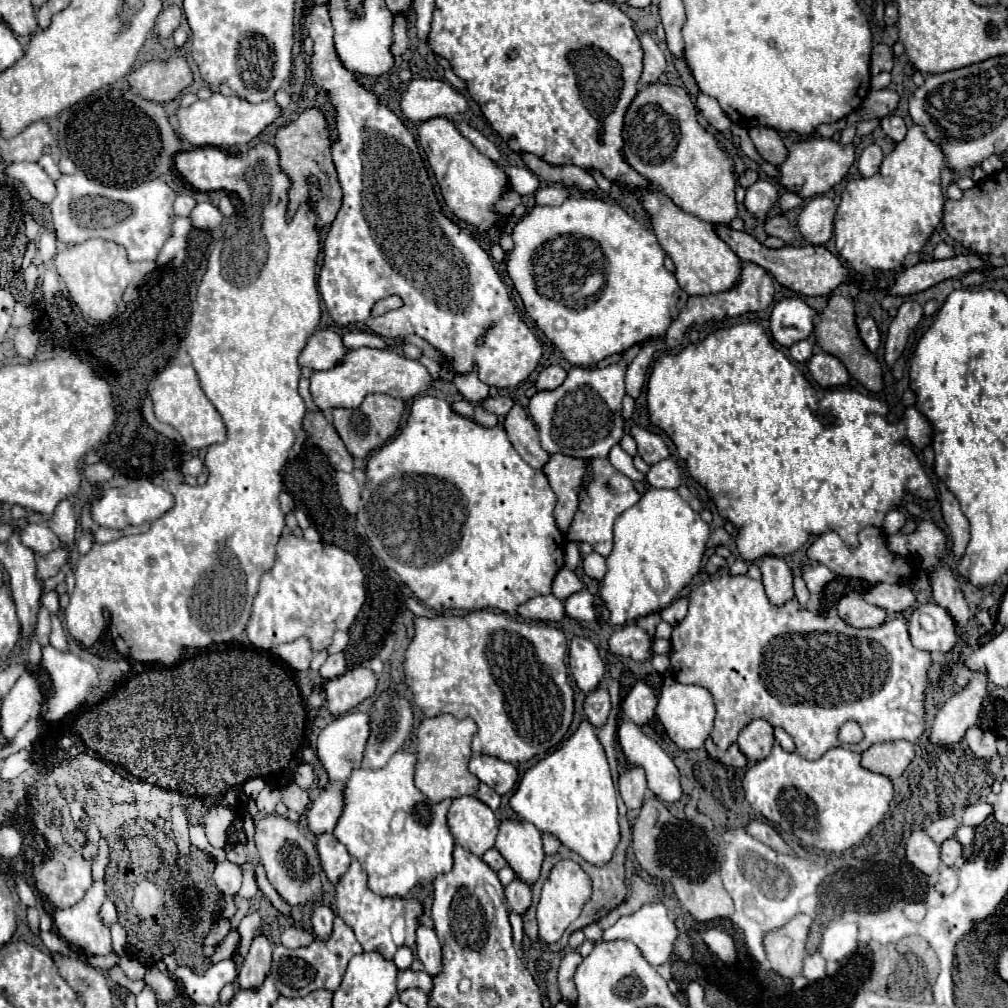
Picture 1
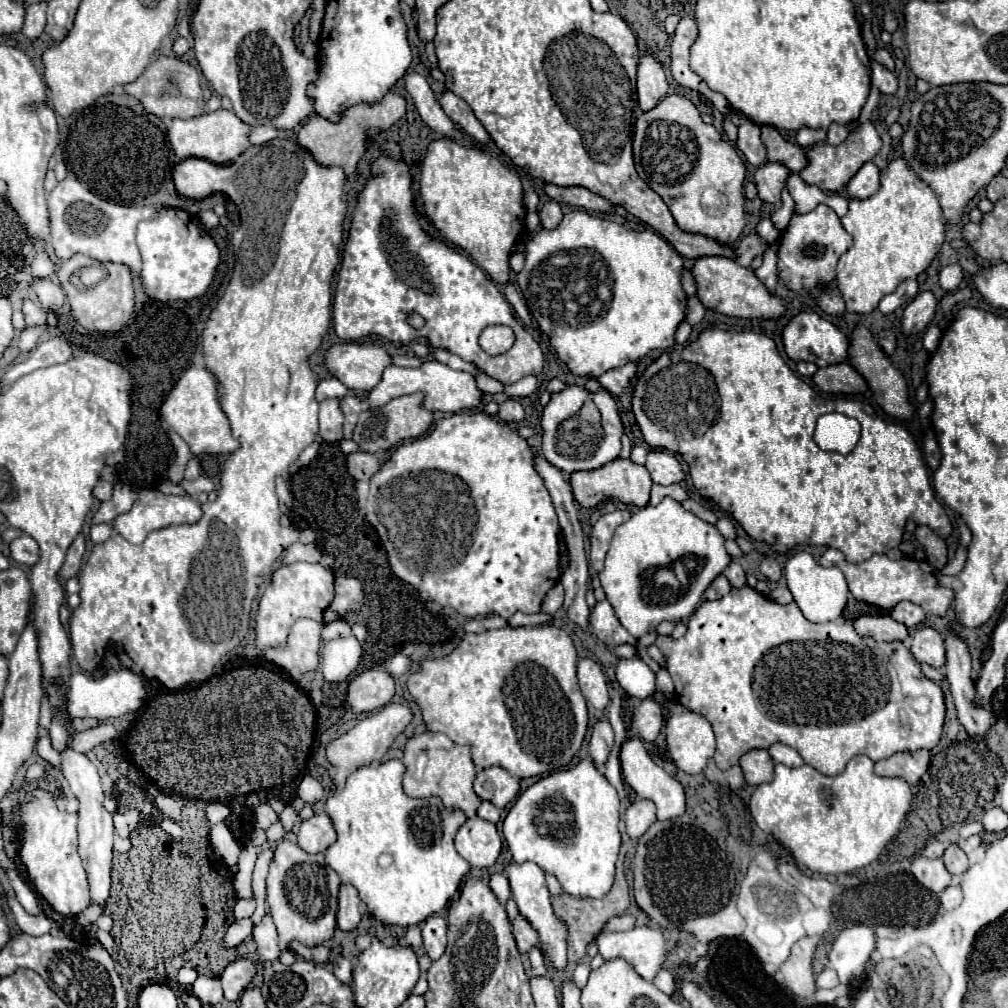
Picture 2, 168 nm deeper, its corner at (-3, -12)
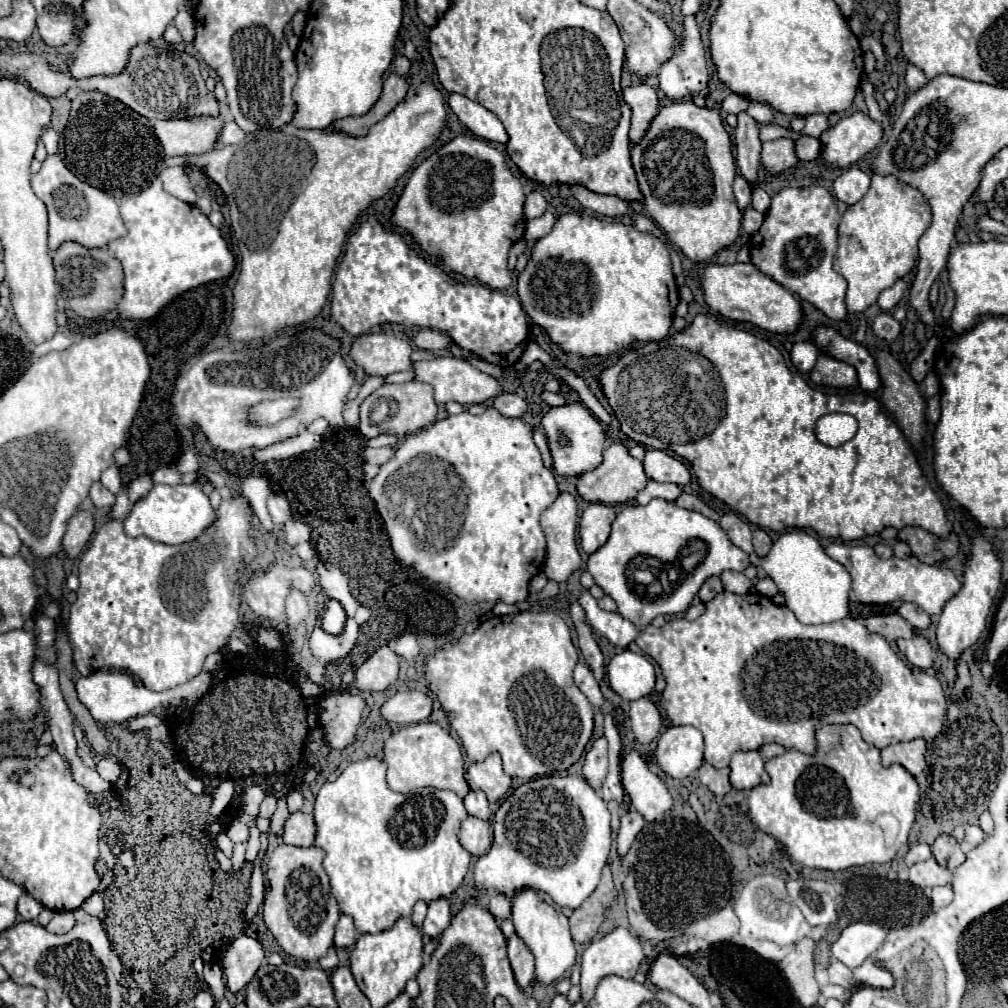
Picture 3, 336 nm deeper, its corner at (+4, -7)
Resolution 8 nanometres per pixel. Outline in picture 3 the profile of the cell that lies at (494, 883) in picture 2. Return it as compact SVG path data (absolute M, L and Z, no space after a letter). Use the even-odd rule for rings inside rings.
M490 894L490 912L492 912L492 916L498 922L510 918L510 908L512 908L512 904L510 904L508 896L504 896L504 894Z

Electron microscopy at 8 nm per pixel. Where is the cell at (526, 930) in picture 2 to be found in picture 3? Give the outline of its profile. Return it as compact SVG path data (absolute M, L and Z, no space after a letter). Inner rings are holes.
M516 934L508 940L508 958L510 958L510 966L514 970L518 986L522 990L526 990L532 984L534 958L532 958L532 952L524 946L524 942L520 942L520 938L516 938Z

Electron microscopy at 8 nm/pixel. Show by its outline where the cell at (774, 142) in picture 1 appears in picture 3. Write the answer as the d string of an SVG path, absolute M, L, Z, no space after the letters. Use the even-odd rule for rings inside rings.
M798 136L796 138L796 154L798 160L816 160L822 152L822 144L814 136Z

